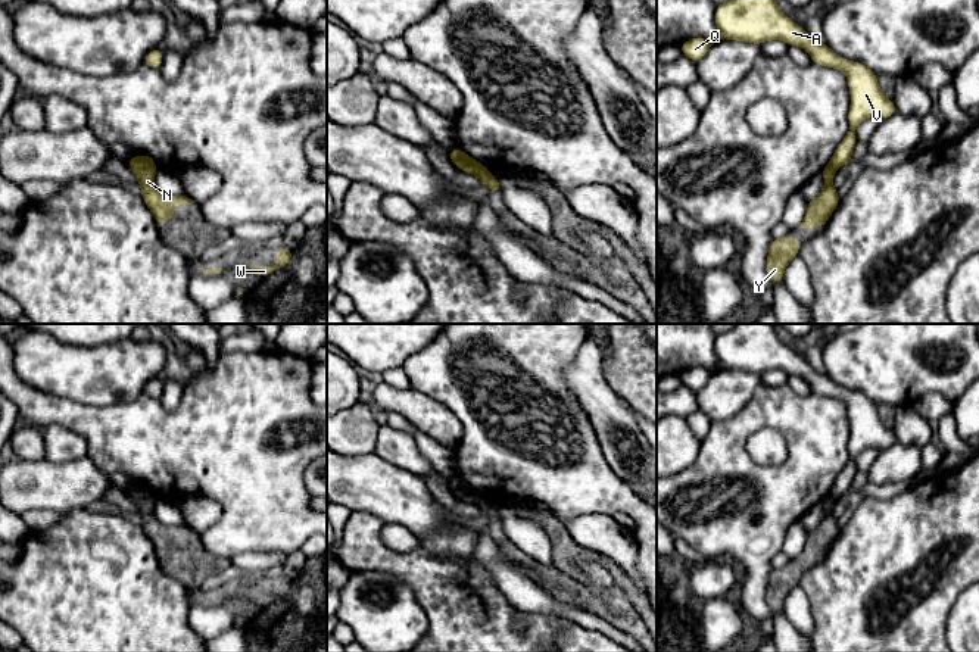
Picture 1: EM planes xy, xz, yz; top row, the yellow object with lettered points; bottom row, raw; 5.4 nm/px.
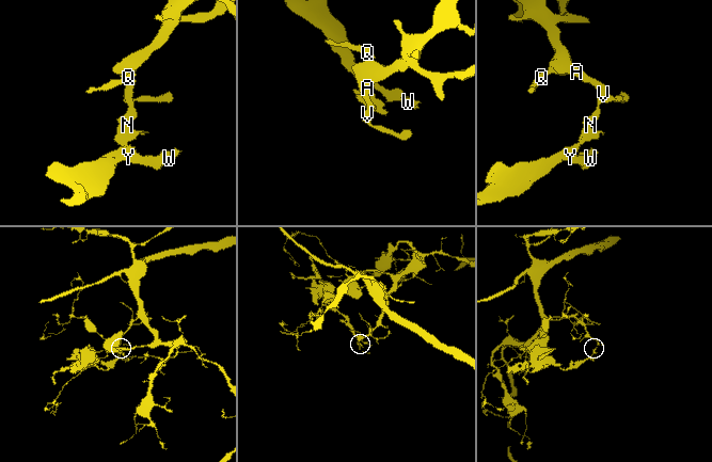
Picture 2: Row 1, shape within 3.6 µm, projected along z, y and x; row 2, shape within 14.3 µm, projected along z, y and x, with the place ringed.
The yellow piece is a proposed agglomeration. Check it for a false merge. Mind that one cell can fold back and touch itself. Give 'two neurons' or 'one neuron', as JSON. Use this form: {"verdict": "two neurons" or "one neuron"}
{"verdict": "two neurons"}

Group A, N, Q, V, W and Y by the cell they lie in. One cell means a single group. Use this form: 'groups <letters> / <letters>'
groups A Q V / N W Y

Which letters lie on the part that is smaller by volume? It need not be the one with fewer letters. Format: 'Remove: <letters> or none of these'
Remove: N, W, Y

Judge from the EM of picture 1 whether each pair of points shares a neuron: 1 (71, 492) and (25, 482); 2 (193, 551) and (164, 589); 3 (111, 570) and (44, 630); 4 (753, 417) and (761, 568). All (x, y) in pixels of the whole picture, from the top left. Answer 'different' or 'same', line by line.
1: same
2: different
3: same
4: same

